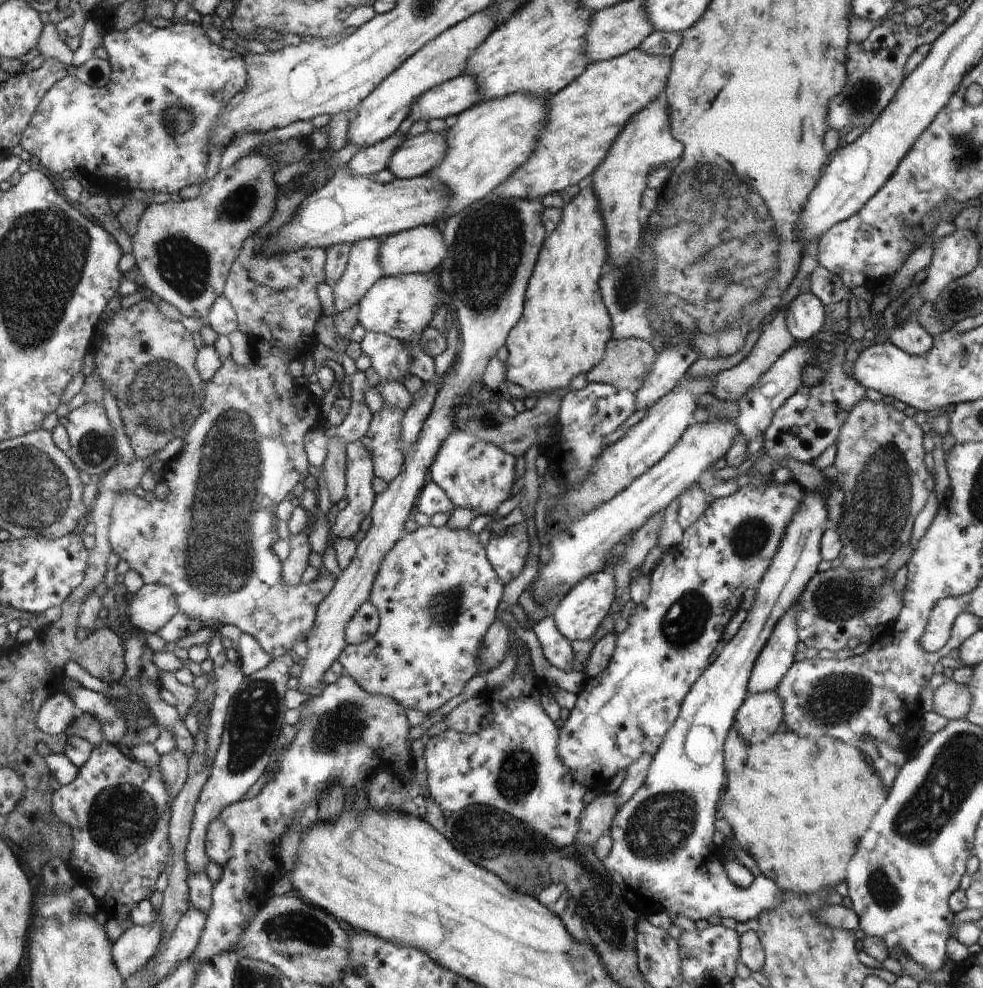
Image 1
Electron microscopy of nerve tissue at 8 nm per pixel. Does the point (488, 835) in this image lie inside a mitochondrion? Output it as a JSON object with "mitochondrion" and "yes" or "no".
{"mitochondrion":"yes"}

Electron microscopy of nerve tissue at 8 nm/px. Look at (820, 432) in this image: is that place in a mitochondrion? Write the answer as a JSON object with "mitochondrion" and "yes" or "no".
{"mitochondrion":"no"}

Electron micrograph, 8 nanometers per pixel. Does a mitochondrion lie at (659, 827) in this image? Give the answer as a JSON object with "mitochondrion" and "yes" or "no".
{"mitochondrion":"yes"}

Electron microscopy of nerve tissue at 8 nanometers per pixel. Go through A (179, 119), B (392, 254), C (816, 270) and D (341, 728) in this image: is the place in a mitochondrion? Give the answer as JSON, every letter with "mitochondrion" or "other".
{"A":"mitochondrion","B":"other","C":"other","D":"mitochondrion"}

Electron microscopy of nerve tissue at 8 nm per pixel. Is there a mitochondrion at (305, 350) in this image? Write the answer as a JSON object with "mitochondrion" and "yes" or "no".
{"mitochondrion":"no"}

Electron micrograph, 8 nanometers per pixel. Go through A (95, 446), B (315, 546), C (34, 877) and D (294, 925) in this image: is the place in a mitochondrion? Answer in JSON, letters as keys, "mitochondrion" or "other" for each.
{"A":"mitochondrion","B":"other","C":"other","D":"mitochondrion"}

